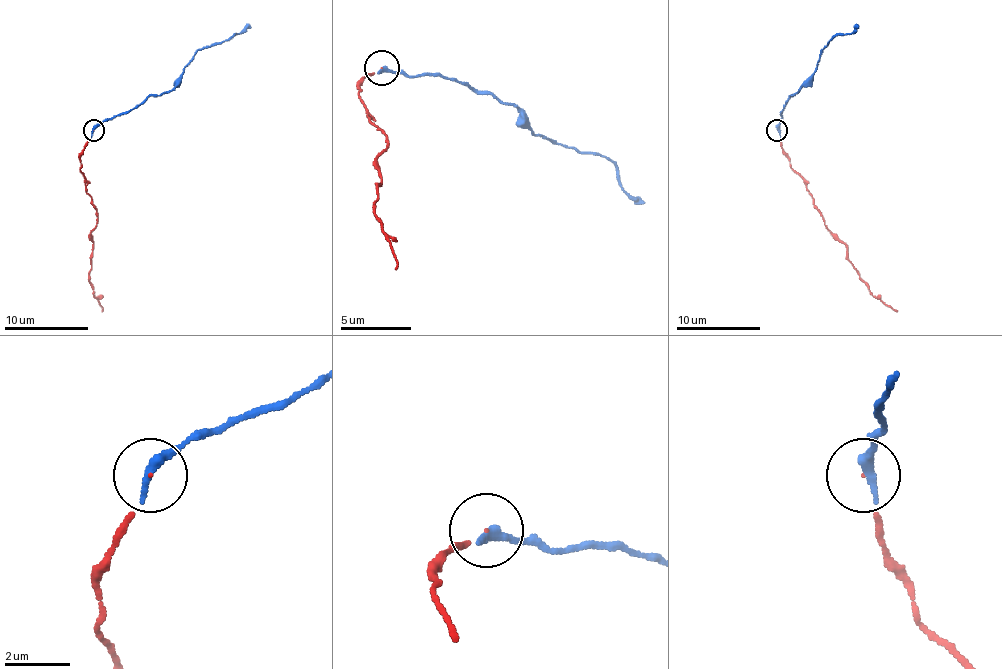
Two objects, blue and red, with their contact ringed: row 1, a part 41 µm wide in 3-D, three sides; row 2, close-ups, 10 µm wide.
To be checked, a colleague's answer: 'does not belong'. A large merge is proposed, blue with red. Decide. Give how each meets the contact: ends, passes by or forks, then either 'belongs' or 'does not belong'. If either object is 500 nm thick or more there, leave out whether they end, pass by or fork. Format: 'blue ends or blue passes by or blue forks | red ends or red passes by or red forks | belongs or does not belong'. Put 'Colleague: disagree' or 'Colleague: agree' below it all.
blue ends | red ends | does not belong
Colleague: agree

